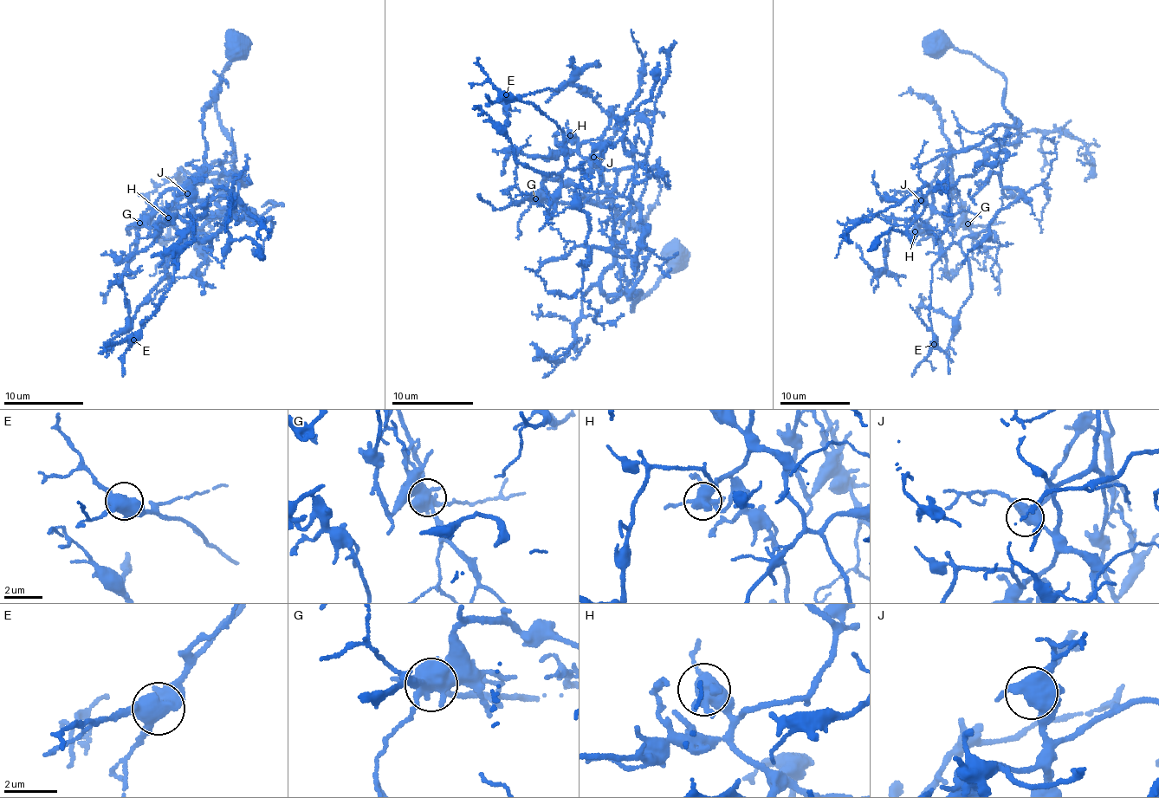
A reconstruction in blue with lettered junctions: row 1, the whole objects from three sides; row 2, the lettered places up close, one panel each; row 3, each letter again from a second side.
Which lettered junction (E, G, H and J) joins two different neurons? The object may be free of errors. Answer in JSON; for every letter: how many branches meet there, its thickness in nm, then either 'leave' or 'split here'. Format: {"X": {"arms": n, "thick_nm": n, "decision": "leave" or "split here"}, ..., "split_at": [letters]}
{"E": {"arms": 4, "thick_nm": 550, "decision": "leave"}, "G": {"arms": 5, "thick_nm": 500, "decision": "leave"}, "H": {"arms": 5, "thick_nm": 480, "decision": "leave"}, "J": {"arms": 5, "thick_nm": 480, "decision": "leave"}, "split_at": []}

